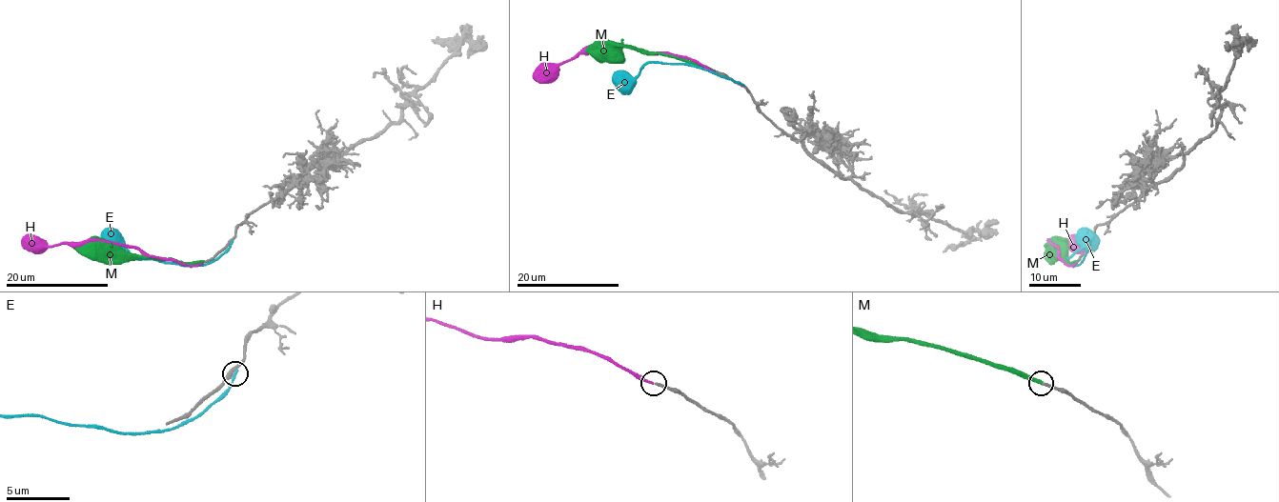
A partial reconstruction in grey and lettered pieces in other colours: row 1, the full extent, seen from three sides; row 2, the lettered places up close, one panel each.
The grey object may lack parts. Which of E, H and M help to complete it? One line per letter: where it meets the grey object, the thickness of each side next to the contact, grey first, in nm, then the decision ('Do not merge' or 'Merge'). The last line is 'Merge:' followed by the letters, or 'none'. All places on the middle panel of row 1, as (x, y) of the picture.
E: Touches grey at (742, 85). Thickness 280 nm (grey) against 190 nm. Do not merge
H: Touches grey at (714, 70). Thickness 200 nm (grey) against 200 nm. Merge
M: Touches grey at (714, 70). Thickness 200 nm (grey) against 320 nm. Do not merge
Merge: H

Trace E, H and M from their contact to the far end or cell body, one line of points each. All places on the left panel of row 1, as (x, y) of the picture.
E: (232, 242), (214, 260), (203, 265), (187, 265), (136, 259), (112, 235), (102, 234)
H: (203, 263), (185, 265), (176, 260), (145, 256), (133, 247), (96, 239), (47, 246), (26, 246), (21, 241)
M: (203, 261), (85, 256), (73, 247)

